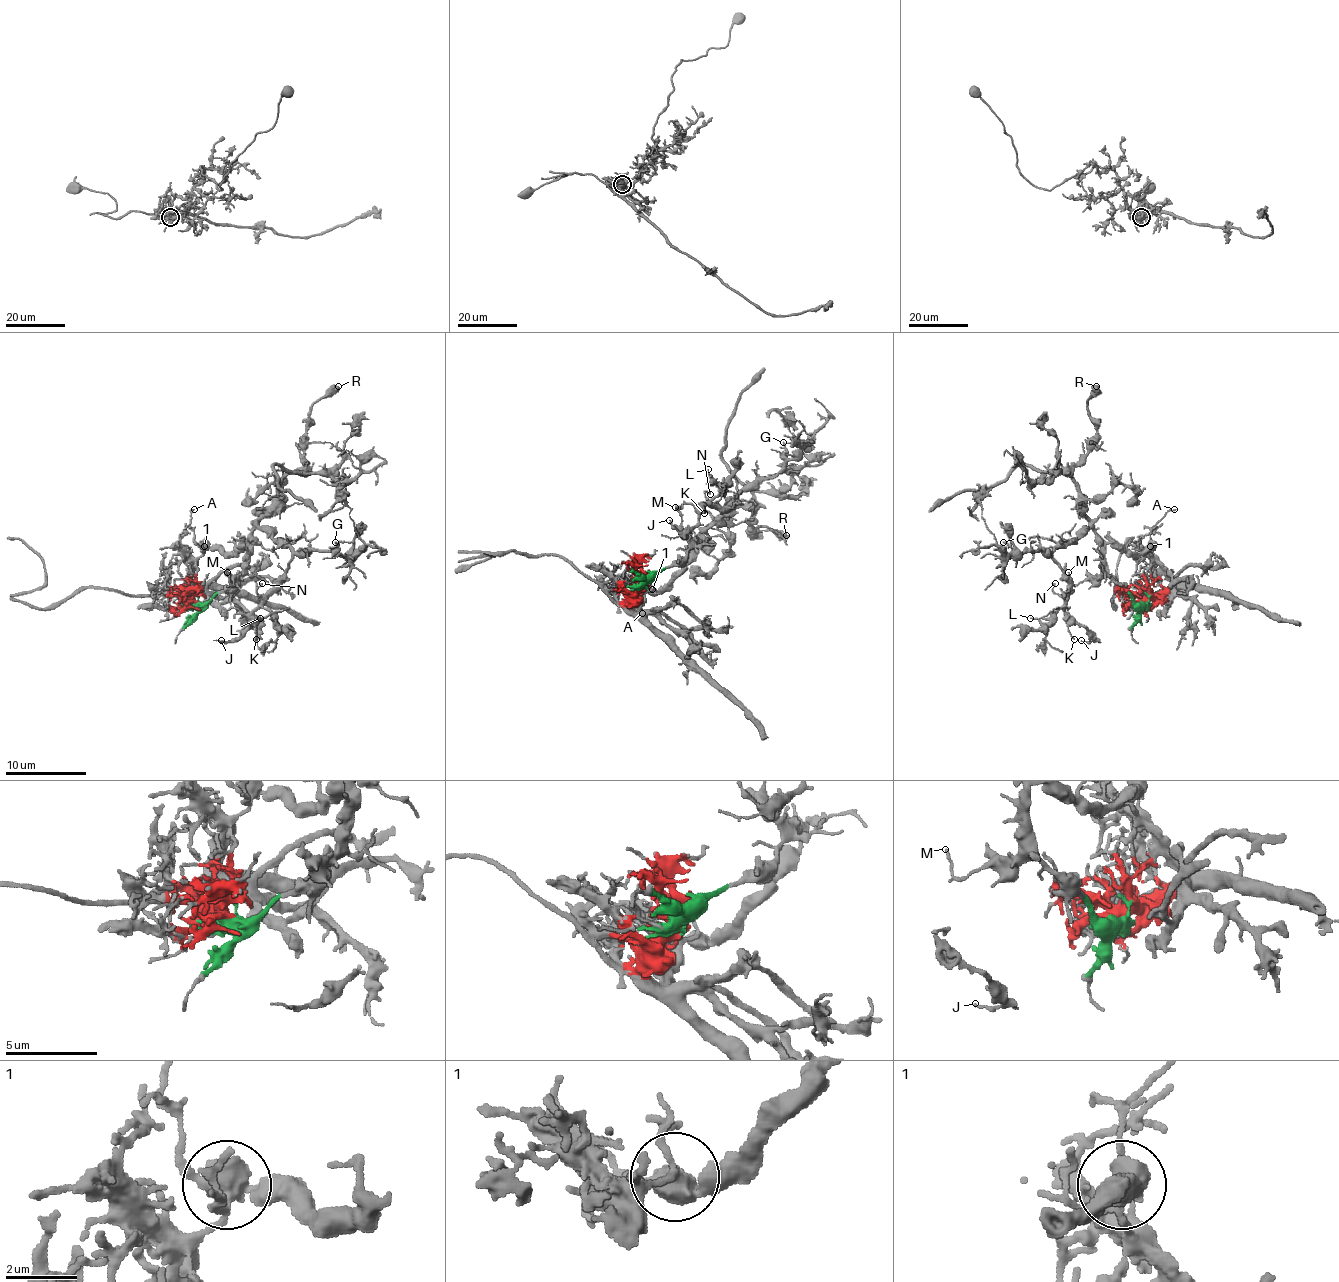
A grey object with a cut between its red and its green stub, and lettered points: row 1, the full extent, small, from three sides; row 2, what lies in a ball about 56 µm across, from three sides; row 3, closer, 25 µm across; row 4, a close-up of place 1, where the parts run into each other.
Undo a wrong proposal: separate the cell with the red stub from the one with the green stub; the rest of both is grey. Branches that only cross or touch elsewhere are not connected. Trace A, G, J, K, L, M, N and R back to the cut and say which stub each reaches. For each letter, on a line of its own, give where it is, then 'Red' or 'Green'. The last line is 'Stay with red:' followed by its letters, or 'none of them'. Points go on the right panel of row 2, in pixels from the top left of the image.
A: Place: (1174, 509). Green
G: Place: (1003, 542). Green
J: Place: (1081, 640). Green
K: Place: (1074, 639). Green
L: Place: (1030, 618). Green
M: Place: (1068, 572). Green
N: Place: (1055, 583). Green
R: Place: (1096, 386). Green
Stay with red: none of them

